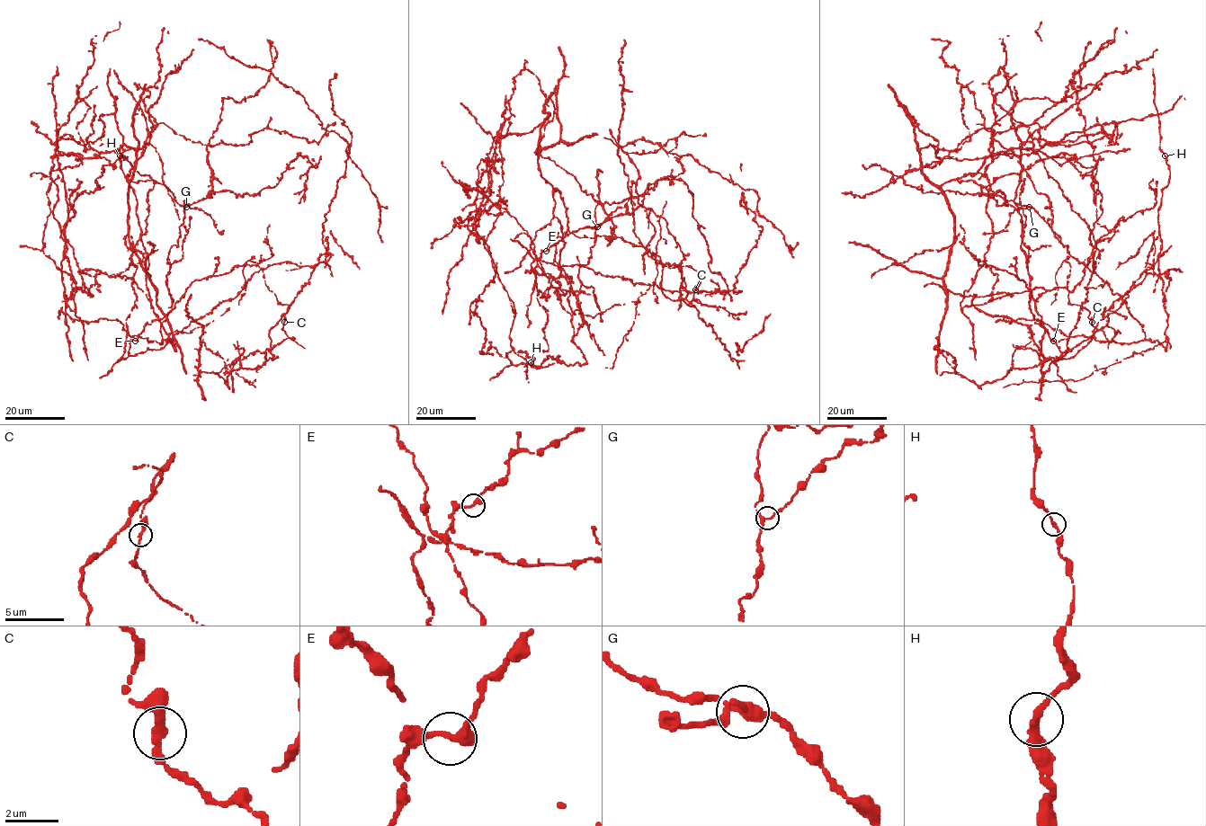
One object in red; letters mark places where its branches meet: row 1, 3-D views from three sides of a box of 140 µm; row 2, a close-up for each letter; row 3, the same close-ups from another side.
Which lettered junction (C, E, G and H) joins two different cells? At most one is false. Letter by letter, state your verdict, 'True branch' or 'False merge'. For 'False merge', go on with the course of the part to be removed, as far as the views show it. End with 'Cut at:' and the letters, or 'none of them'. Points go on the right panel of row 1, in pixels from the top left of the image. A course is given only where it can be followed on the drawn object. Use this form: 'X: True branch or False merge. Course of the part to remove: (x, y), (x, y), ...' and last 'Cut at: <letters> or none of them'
C: True branch
E: True branch
G: True branch
H: True branch
Cut at: none of them

